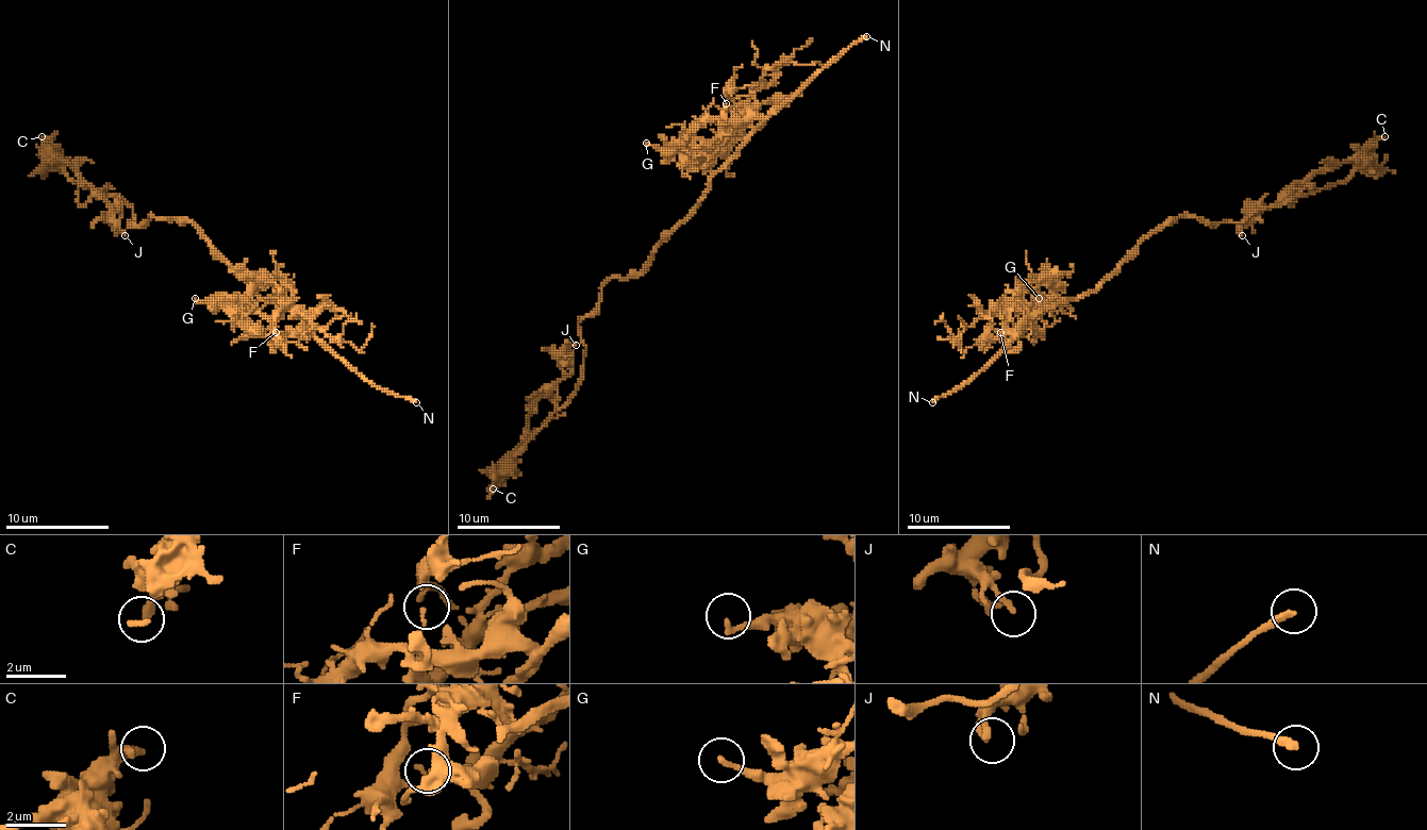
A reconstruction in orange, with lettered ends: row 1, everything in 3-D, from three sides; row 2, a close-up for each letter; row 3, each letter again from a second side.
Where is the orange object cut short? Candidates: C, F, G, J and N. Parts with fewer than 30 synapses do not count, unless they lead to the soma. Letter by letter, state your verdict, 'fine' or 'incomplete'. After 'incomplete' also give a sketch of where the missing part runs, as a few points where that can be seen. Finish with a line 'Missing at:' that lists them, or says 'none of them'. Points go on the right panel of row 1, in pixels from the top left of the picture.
C: fine
F: fine
G: fine
J: fine
N: incomplete
Missing at: N

